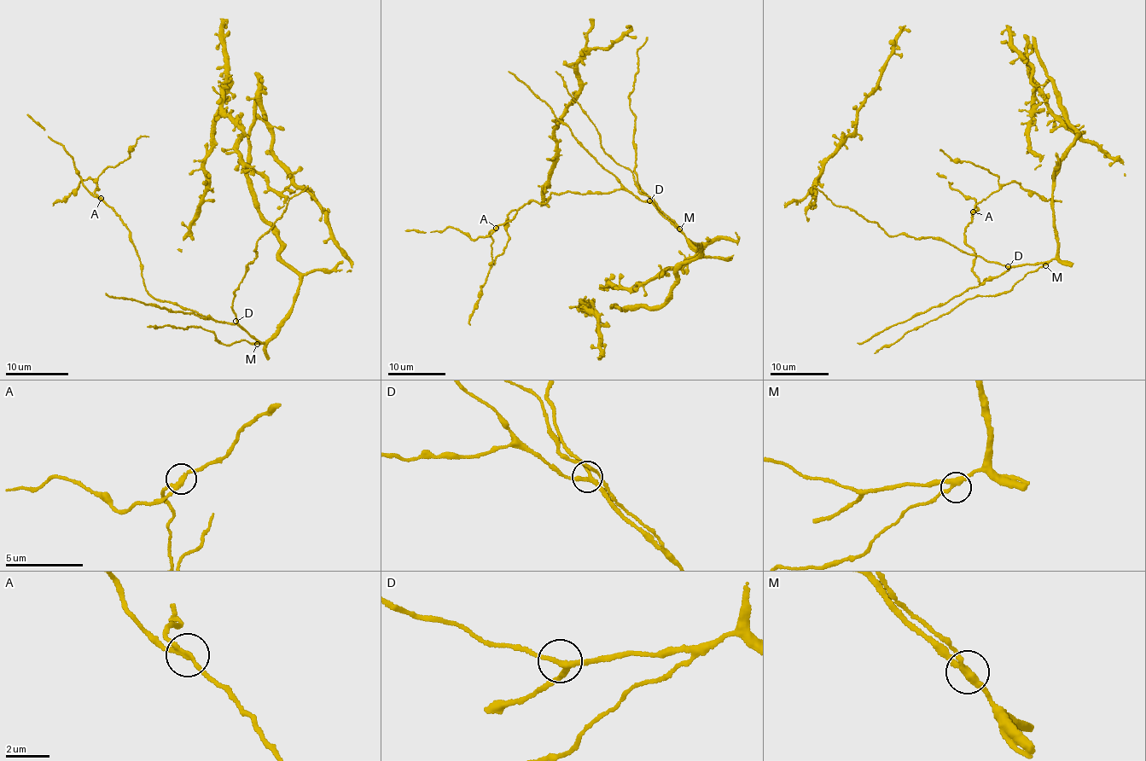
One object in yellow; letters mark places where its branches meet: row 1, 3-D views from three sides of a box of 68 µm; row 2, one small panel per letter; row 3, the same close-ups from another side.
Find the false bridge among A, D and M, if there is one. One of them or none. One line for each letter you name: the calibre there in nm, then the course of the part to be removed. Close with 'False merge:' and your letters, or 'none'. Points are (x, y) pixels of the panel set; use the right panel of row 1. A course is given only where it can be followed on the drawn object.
A: calibre 200 nm; course (973, 212), (975, 206), (997, 190), (998, 179), (991, 172), (972, 162), (951, 159), (940, 148)
False merge: A

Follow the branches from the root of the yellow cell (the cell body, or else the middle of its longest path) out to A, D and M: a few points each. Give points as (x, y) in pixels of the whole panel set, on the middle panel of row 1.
A: (660, 211), (620, 188), (585, 194), (552, 193), (545, 203), (524, 204), (510, 220), (497, 227)
D: (660, 211), (649, 200)
M: (660, 211), (679, 229)

